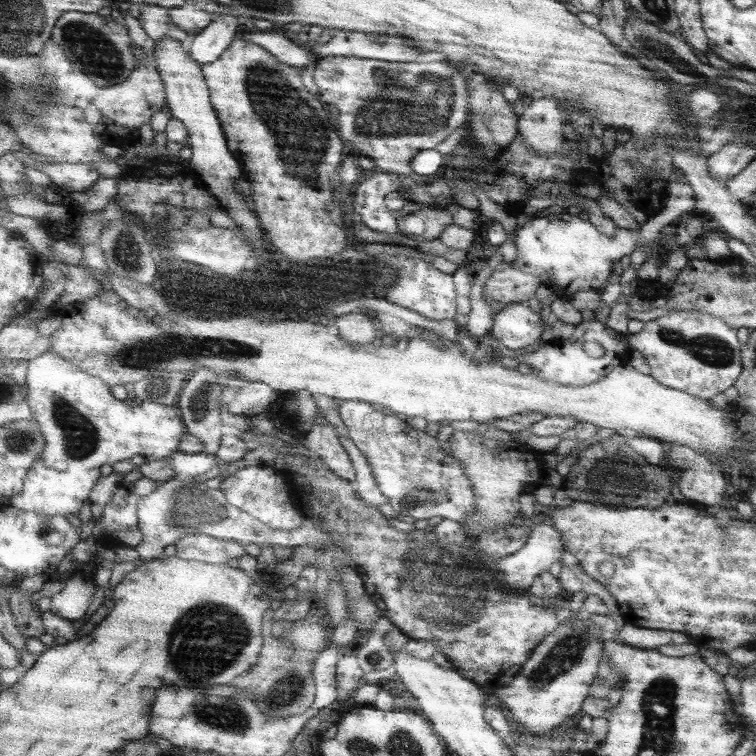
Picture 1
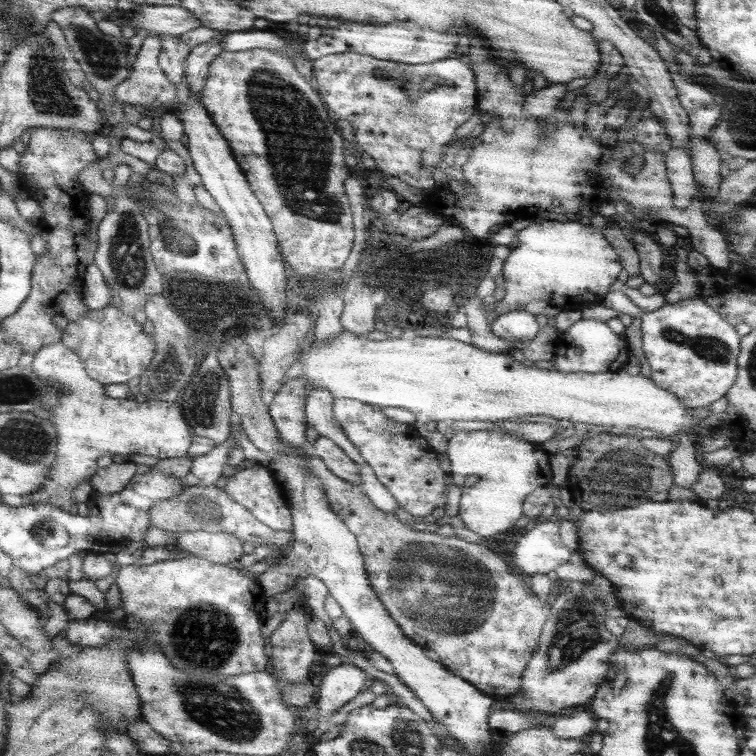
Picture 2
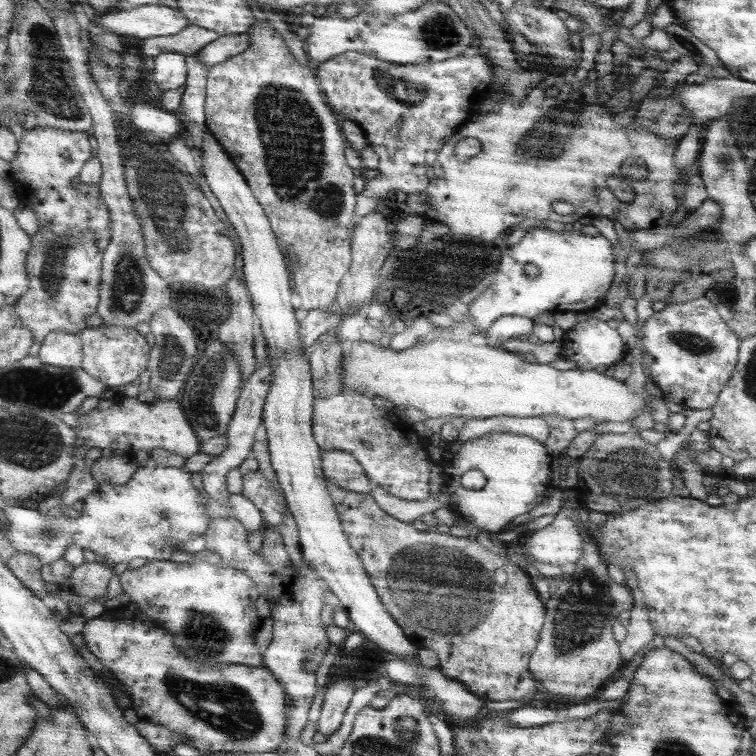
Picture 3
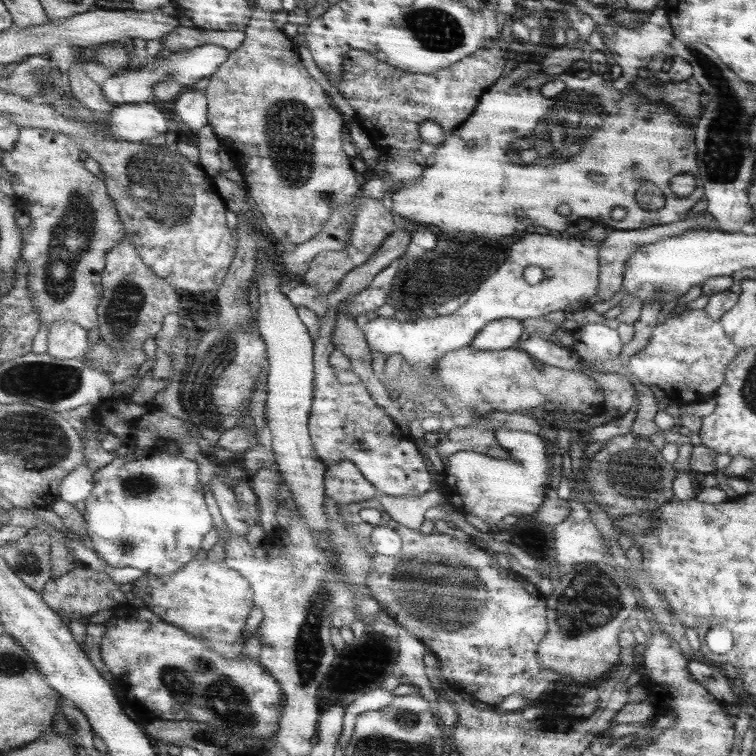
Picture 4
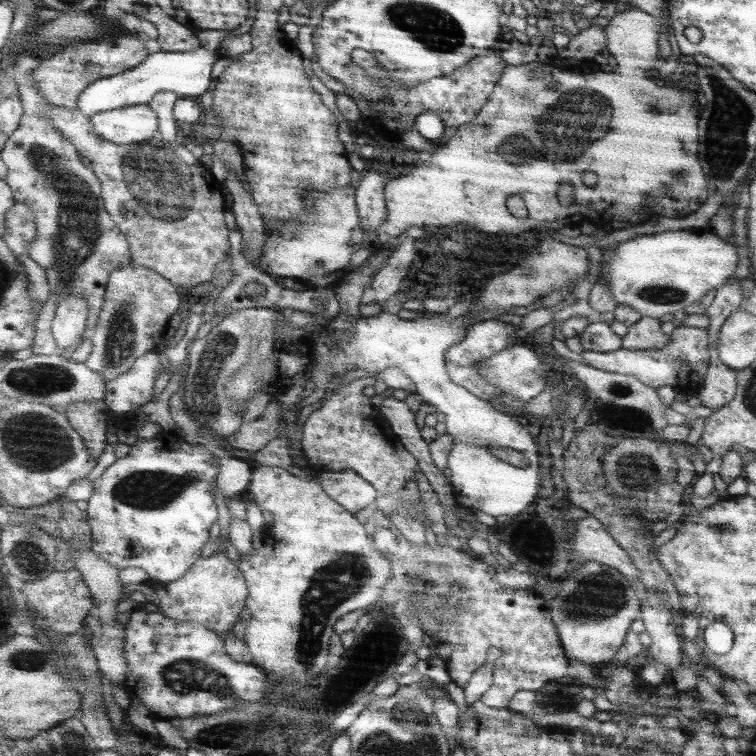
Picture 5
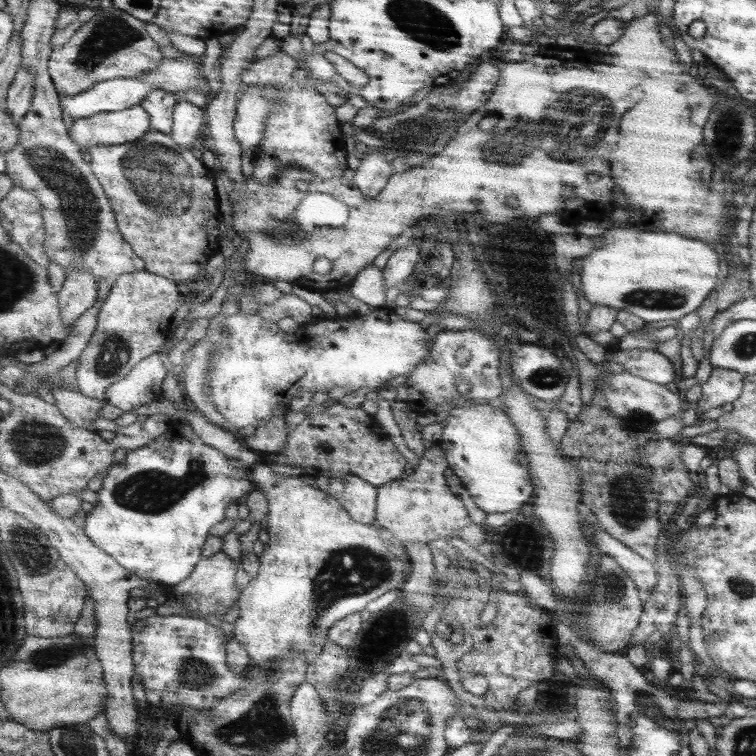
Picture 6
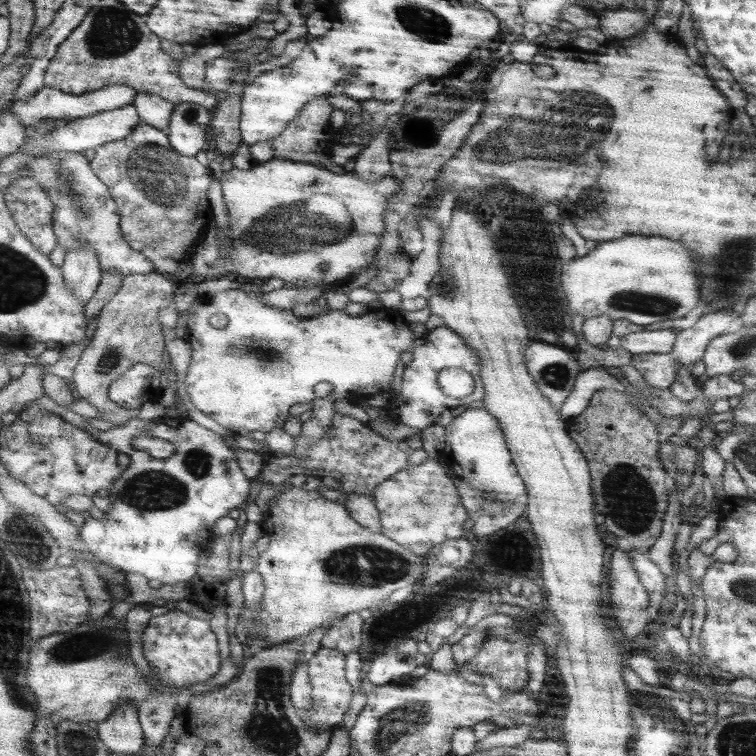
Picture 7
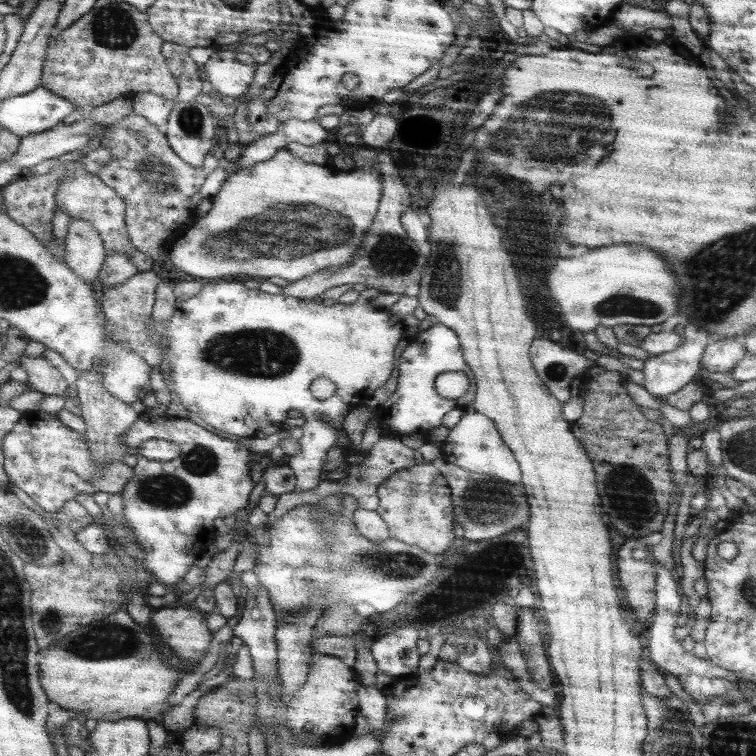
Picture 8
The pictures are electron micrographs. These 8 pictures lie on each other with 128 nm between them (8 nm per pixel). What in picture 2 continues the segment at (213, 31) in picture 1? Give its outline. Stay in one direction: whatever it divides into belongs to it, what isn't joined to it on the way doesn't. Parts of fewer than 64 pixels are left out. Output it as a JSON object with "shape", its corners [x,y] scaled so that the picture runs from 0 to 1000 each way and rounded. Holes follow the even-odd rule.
{"shape":[[[286,41],[279,53],[253,63],[253,71],[246,78],[243,108],[259,128],[266,130],[279,83],[296,69],[296,50],[300,44],[303,42]]]}

